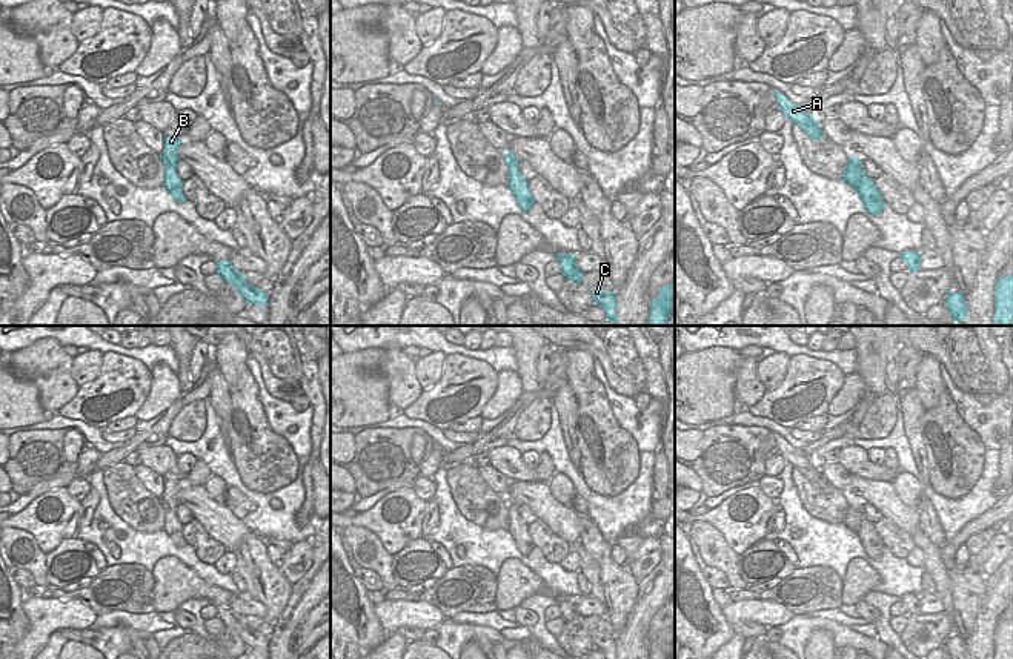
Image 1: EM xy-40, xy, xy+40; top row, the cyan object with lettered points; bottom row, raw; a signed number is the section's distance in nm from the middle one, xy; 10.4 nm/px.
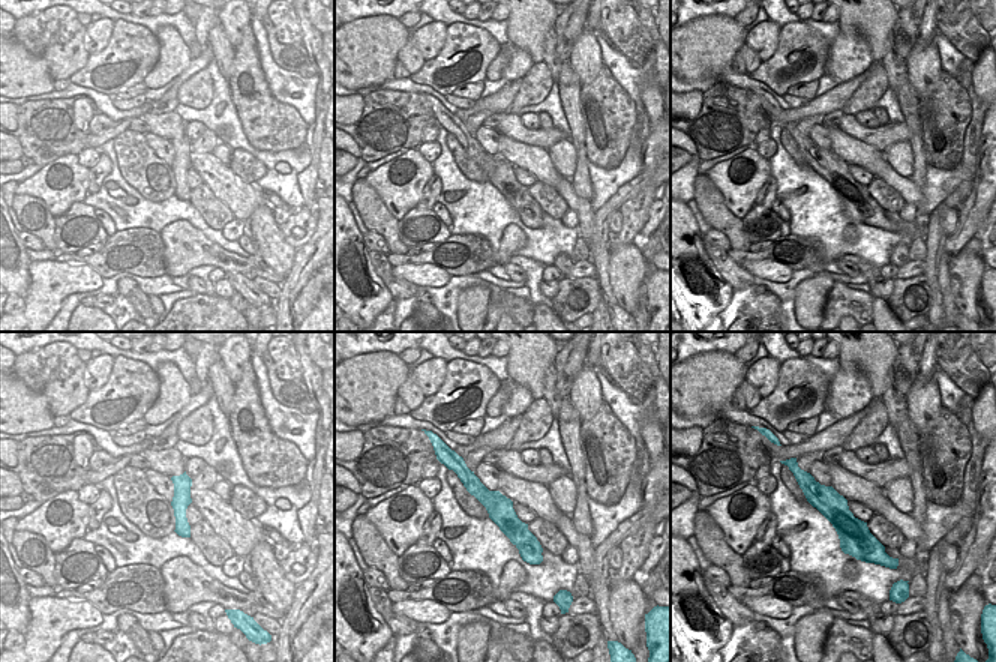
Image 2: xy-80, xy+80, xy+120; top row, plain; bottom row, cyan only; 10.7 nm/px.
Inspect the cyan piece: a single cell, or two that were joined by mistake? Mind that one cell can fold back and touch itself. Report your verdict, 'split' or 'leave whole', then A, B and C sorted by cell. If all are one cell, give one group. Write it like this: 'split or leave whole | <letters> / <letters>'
split | A C / B

